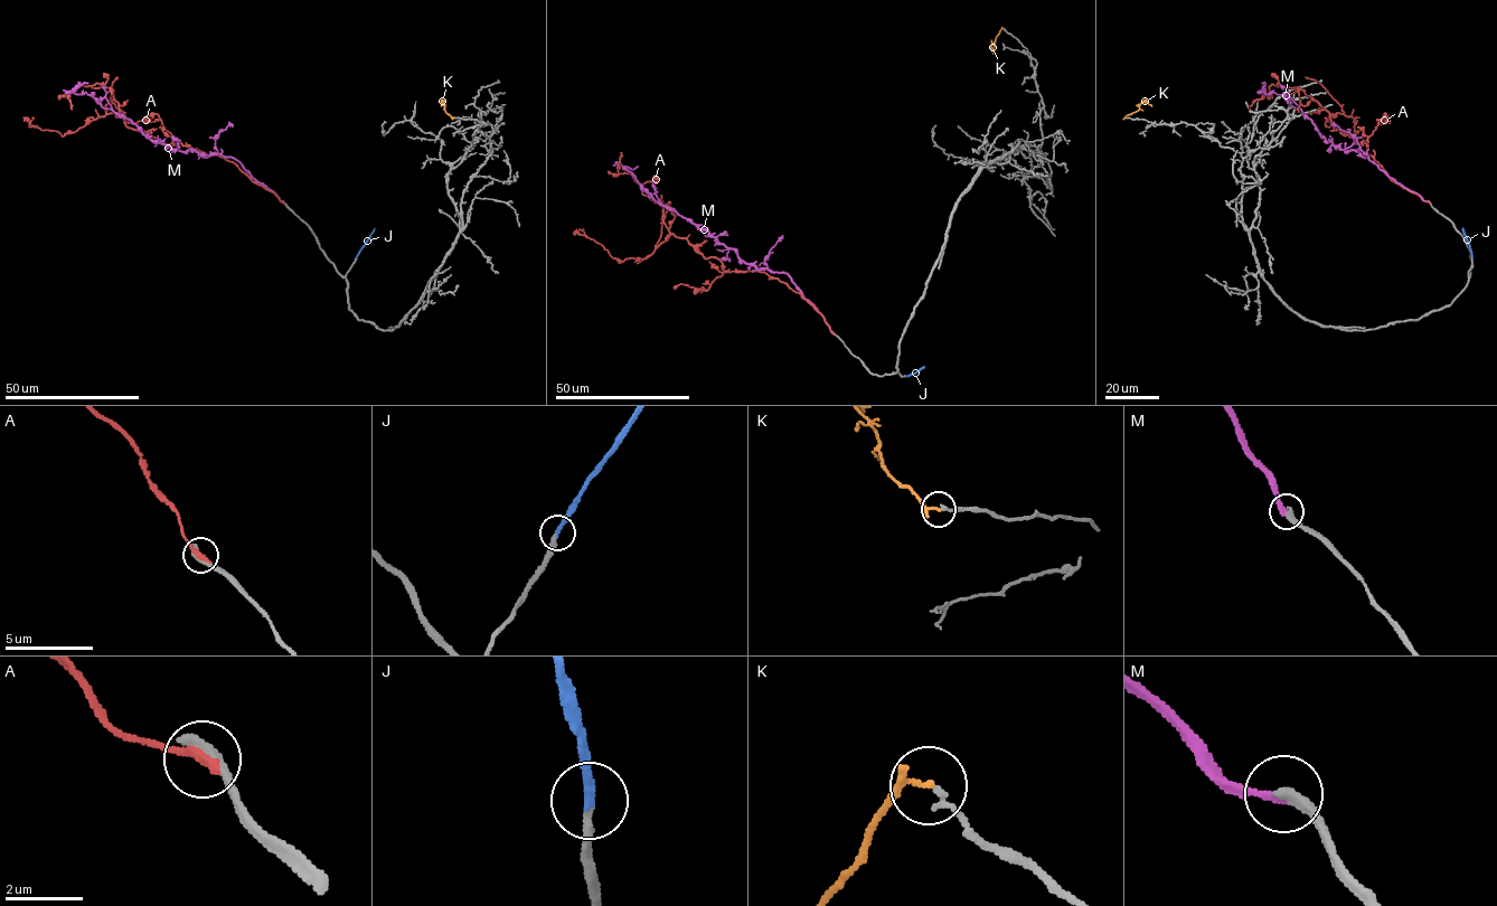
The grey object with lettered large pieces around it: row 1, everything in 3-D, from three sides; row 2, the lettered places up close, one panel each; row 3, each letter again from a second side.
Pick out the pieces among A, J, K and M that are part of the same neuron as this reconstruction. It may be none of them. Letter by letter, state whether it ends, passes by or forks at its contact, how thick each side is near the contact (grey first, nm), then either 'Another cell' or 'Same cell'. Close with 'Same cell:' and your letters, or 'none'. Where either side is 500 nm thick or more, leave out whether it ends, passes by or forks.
A: It ends there. Thickness 400 nm (grey) against 360 nm. Another cell
J: It ends there. Thickness 240 nm (grey) against 240 nm. Same cell
K: It ends there. Thickness 140 nm (grey) against 190 nm. Another cell
M: It ends there. Thickness 340 nm (grey) against 280 nm. Another cell
Same cell: J

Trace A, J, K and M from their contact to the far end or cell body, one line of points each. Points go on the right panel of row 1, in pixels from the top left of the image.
A: (1429, 203), (1395, 182), (1366, 141), (1334, 129), (1330, 114), (1350, 116), (1353, 135), (1324, 118)
J: (1471, 256), (1462, 228)
K: (1124, 118), (1136, 112), (1142, 102), (1151, 106)
M: (1428, 201), (1397, 182), (1365, 154), (1345, 151), (1327, 141), (1300, 109), (1273, 92), (1267, 94), (1261, 83)

